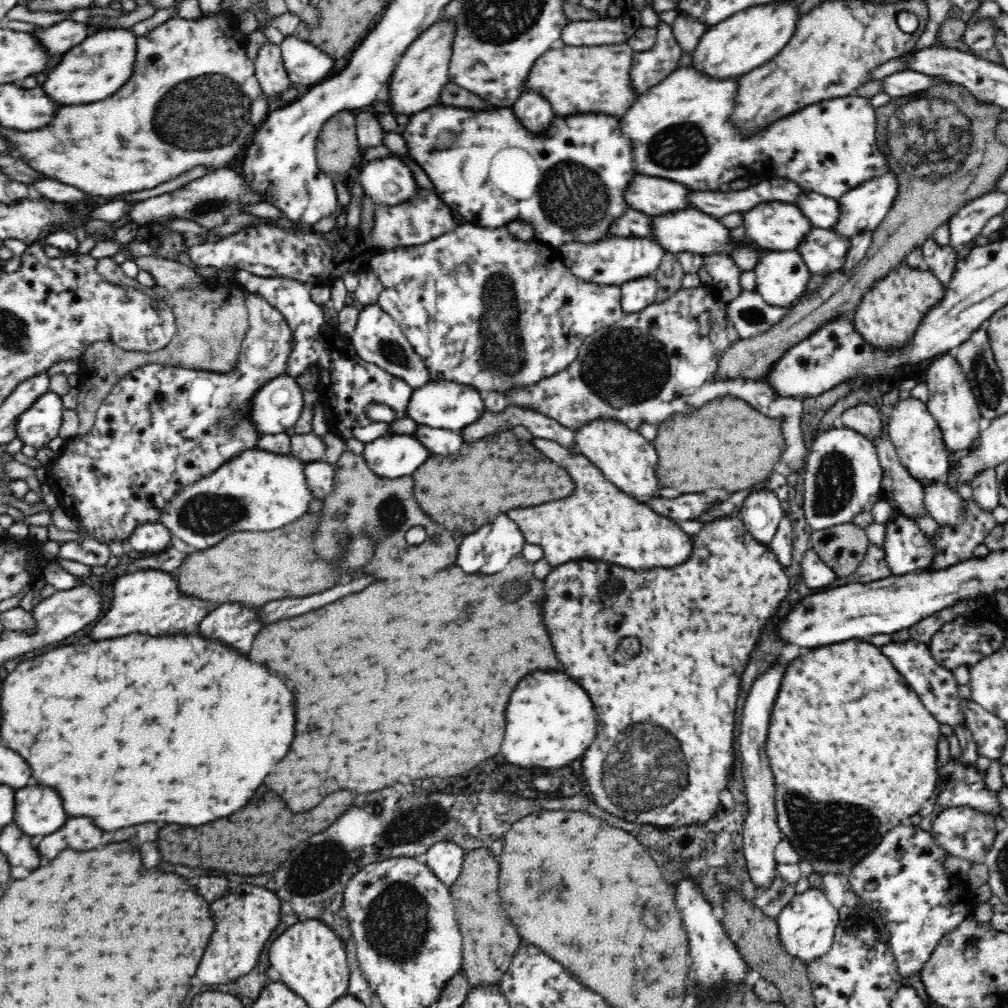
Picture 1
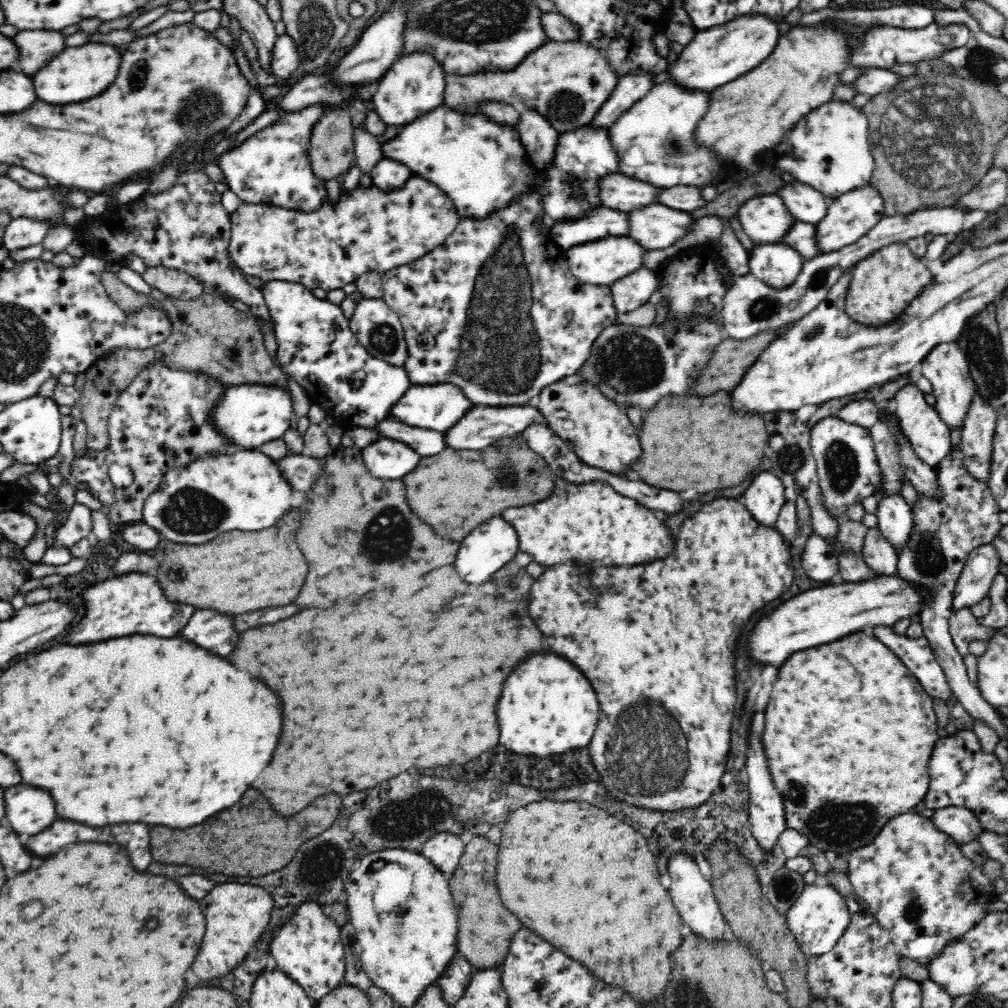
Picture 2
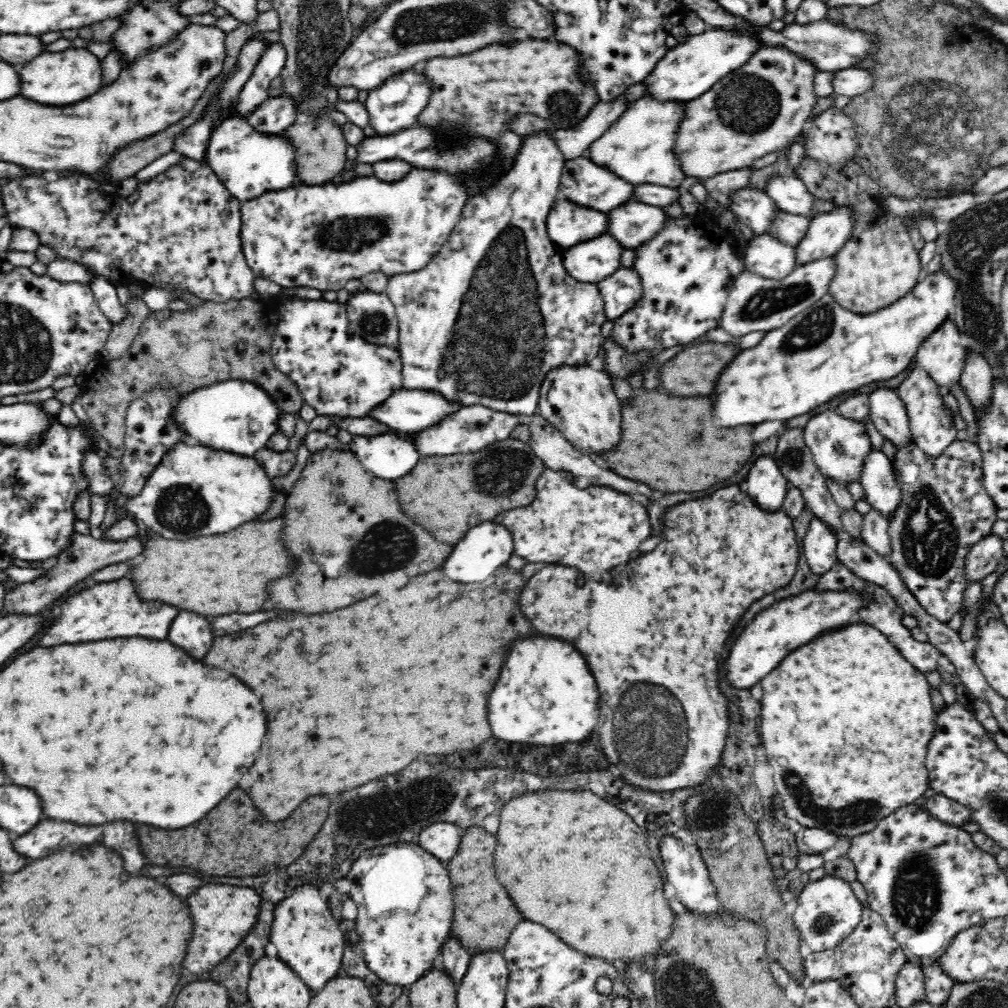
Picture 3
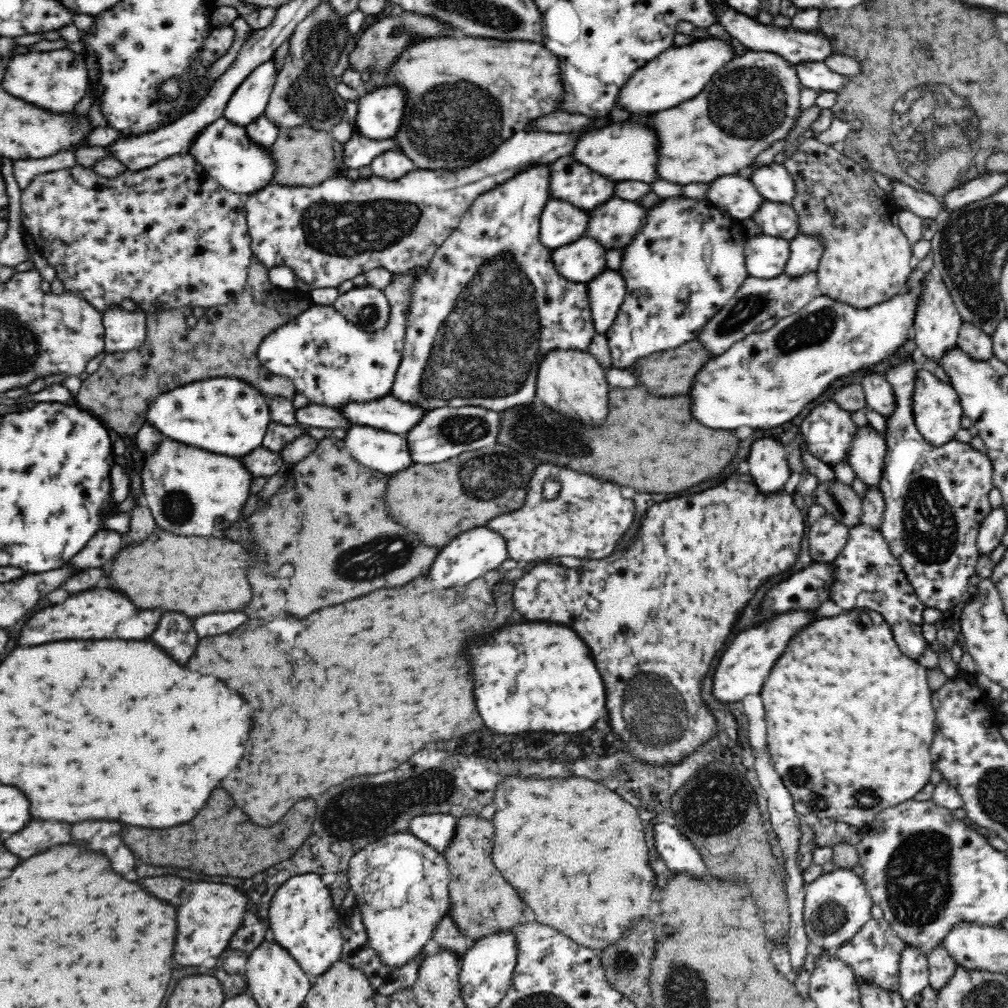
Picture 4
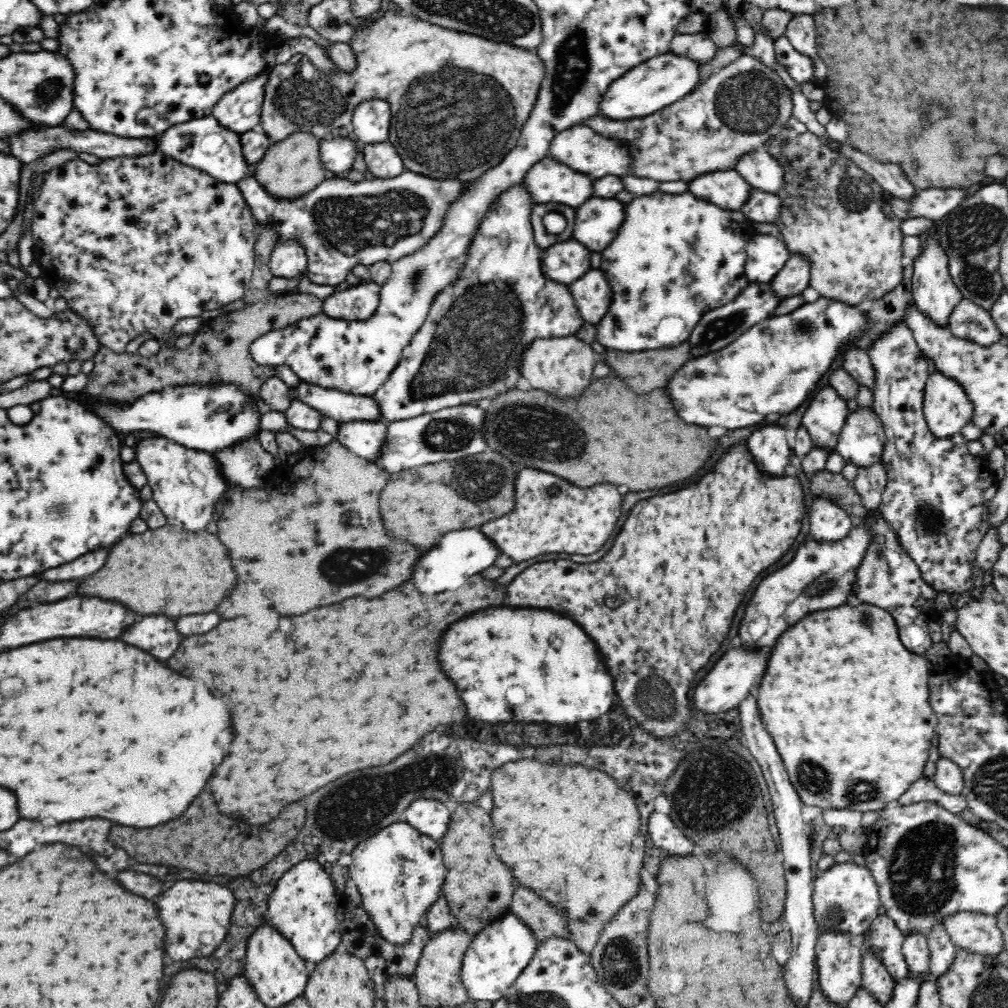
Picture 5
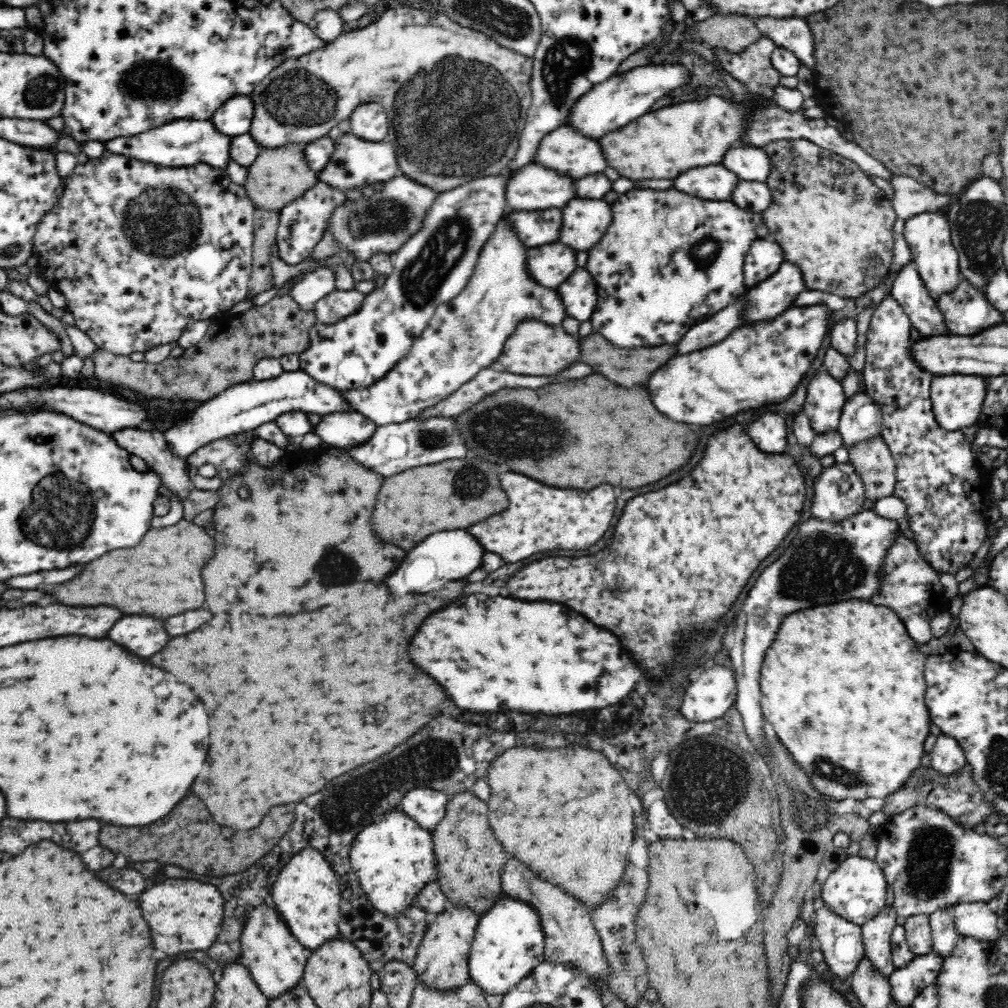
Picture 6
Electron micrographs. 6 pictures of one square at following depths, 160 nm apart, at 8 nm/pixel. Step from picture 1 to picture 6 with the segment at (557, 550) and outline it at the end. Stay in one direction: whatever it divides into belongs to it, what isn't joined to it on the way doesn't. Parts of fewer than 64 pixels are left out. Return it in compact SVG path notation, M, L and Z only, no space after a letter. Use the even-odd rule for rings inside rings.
M516 472L500 474L500 482L510 498L510 508L484 522L474 524L470 528L470 534L478 538L478 542L488 552L500 554L504 562L518 562L536 552L558 548L586 550L608 532L614 518L616 496L610 484L602 484L592 490L562 490L544 486L538 480Z

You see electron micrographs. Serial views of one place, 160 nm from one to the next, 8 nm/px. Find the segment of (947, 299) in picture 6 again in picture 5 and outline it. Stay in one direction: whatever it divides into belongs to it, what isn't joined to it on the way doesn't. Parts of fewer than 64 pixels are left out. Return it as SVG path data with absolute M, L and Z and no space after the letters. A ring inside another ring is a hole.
M964 298L952 311L949 330L957 338L980 346L992 346L1001 336L990 314Z

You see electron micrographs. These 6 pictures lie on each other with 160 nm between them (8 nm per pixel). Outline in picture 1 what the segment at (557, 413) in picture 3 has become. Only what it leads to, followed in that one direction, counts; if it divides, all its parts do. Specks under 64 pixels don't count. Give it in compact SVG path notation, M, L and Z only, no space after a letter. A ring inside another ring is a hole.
M606 419L588 423L575 431L575 442L577 451L597 466L616 488L640 502L647 502L650 498L658 496L658 454L654 450L654 445L644 439L640 432L628 429L622 421Z

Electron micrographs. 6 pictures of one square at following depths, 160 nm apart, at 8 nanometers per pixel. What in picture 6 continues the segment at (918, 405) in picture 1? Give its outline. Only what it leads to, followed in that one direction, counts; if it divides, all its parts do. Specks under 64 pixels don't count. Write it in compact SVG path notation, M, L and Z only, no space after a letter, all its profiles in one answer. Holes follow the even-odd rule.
M934 375L930 386L930 400L936 423L941 429L950 432L961 431L962 428L975 425L978 422L983 402L987 399L984 394L986 394L984 379L977 375Z

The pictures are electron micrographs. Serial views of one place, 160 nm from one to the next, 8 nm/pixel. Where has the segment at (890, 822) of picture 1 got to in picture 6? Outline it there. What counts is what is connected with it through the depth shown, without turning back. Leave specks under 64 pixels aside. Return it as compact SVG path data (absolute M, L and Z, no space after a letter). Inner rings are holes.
M848 600L840 604L830 604L830 606L820 606L812 610L802 610L796 614L790 614L782 626L780 632L766 652L766 660L762 664L760 690L761 711L772 728L776 730L780 742L792 754L792 760L796 760L800 769L806 773L810 785L825 797L830 797L834 801L854 798L854 800L866 800L866 798L882 798L900 790L912 773L920 767L920 760L924 753L924 741L928 734L928 708L924 704L924 694L926 694L927 684L924 682L924 664L927 655L923 655L917 647L916 642L906 633L906 627L902 619L890 610L889 607L871 604L868 600Z

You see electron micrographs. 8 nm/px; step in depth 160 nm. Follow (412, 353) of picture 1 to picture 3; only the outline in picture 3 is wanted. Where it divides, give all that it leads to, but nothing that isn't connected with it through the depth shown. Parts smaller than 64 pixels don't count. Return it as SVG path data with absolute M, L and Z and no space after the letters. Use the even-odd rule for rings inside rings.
M356 292L345 304L345 310L357 336L371 345L399 350L399 322L386 293Z

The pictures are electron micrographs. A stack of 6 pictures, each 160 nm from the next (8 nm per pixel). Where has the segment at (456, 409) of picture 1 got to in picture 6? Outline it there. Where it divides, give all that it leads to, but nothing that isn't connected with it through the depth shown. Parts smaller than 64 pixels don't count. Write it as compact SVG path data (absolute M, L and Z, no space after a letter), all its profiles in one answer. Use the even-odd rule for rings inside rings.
M302 370L286 372L267 381L246 381L219 393L210 400L201 402L200 406L179 425L162 429L170 450L186 458L196 452L200 446L226 438L230 434L240 434L246 430L257 429L266 422L276 421L281 414L302 411L322 415L332 413L350 413L353 410L342 391L318 382Z

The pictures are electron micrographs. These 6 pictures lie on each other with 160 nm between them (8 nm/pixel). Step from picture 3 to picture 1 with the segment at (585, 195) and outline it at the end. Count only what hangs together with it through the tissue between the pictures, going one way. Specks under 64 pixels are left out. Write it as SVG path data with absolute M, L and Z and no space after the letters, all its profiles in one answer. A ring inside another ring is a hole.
M636 174L626 193L626 202L630 209L640 210L650 216L662 216L668 212L694 208L688 202L690 192L694 191L679 182Z

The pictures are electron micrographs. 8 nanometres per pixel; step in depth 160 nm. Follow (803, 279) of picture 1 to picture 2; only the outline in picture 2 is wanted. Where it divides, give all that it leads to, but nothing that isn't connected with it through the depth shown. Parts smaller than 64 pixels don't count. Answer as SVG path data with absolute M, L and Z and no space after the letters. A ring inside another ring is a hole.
M784 242L755 245L749 253L751 273L776 290L782 290L794 284L804 261L797 250Z

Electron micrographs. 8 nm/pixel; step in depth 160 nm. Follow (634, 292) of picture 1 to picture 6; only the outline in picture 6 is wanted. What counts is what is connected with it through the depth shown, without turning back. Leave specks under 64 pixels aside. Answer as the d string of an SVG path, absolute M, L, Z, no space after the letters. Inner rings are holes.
M578 268L558 288L567 316L581 323L590 321L598 304L597 284L586 268Z

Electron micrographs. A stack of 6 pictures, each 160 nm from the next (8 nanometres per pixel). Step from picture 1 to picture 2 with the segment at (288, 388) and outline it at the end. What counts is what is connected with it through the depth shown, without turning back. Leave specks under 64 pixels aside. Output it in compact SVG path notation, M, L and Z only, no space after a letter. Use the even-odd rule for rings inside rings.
M229 385L213 410L213 421L219 431L238 448L257 449L264 442L283 438L290 429L294 414L289 390L276 385Z

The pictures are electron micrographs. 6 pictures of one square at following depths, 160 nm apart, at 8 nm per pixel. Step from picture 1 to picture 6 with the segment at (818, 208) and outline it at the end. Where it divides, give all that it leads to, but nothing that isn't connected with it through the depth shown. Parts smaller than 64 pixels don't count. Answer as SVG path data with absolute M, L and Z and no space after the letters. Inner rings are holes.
M745 144L728 150L722 162L728 170L736 172L739 180L766 183L771 173L771 160L768 153L760 147Z

